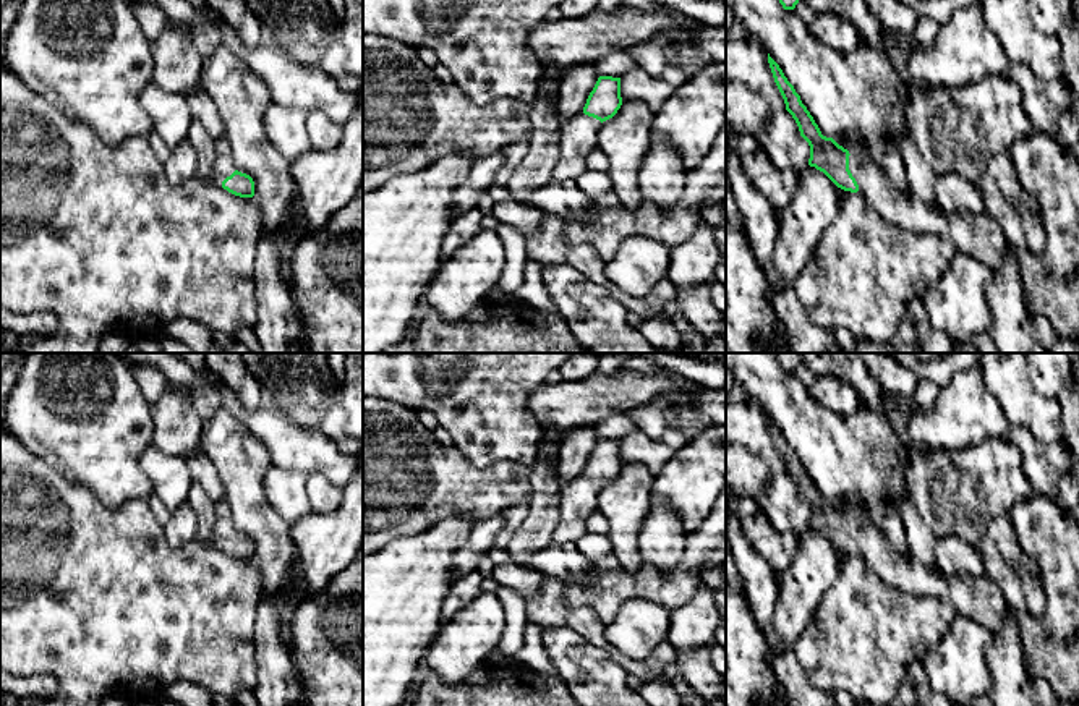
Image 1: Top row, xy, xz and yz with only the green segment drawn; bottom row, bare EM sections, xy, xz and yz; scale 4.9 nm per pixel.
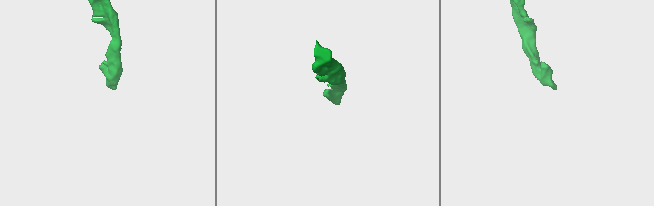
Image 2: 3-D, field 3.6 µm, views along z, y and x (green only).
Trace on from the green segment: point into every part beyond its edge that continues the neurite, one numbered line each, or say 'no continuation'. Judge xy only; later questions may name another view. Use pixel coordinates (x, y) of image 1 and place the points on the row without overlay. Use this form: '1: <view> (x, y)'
1: xy (222, 530)

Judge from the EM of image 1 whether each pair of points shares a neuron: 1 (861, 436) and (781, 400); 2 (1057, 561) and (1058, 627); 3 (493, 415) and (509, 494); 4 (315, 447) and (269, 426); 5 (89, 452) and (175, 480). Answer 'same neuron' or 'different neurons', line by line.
1: same neuron
2: same neuron
3: different neurons
4: same neuron
5: different neurons

